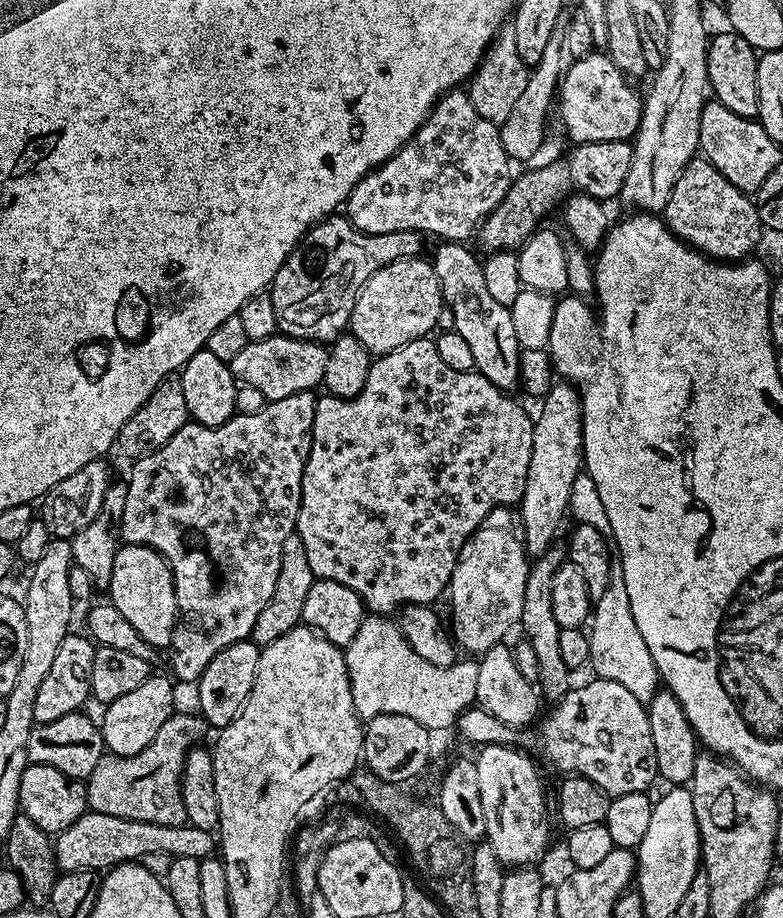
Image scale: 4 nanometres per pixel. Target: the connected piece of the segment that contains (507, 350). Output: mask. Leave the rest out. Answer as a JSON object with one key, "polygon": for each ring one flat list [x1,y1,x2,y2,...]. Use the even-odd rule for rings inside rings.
{"polygon":[[440,242,437,243,436,253,430,256,430,263,434,274,438,274,438,282,442,290,442,298,447,315,452,315,451,327,458,334,462,334,462,339,470,346,470,351,474,354,476,363,475,371,484,376,494,386,505,390,515,389,520,383,520,353,522,351,518,342,518,337,514,332,514,318,512,309,502,306,502,302,496,301,490,295,486,286,486,281,482,275,484,265,481,257,475,256,464,242]]}

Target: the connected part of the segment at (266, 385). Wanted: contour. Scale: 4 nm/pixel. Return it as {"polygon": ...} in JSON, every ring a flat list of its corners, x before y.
{"polygon":[[277,334,265,340,248,343,231,362,233,376,240,384,262,390,265,401,290,398,290,394,319,389,326,374,327,347,314,340,299,340]]}

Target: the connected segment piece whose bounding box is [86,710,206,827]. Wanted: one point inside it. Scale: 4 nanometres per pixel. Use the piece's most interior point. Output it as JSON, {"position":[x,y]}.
{"position":[146,786]}

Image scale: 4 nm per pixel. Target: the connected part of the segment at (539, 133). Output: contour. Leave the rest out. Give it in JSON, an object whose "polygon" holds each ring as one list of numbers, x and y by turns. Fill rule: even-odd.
{"polygon":[[559,35,550,38,546,45,546,51,542,58,531,69,526,90,519,95,514,110,506,118,503,124,499,125,500,141,506,150,506,154,513,161,528,160,544,144,544,127,548,124,548,111,553,111,554,101,558,96,558,89,562,79,562,73,566,67,565,49,562,47,562,40]]}

